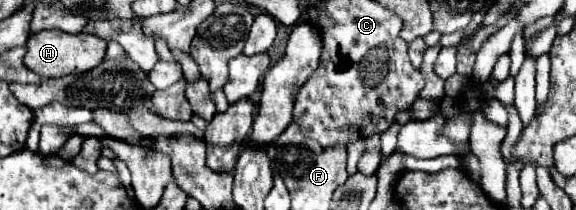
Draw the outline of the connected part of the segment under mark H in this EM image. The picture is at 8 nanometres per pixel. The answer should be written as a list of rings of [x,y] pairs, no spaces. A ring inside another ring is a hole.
[[[60,29],[30,35],[26,47],[28,47],[28,53],[24,57],[24,65],[30,71],[34,71],[46,79],[58,77],[60,73],[64,73],[64,77],[86,73],[86,71],[94,69],[96,65],[100,65],[104,59],[104,53],[106,53],[106,41],[104,39],[90,35],[90,33],[76,33],[76,35],[62,33]]]

